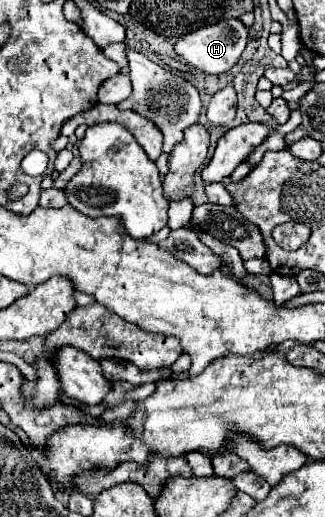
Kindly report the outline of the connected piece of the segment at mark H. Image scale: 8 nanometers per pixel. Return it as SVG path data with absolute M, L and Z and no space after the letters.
M233 19L233 25L227 23L227 21L221 21L221 23L215 23L215 25L205 25L201 29L195 29L187 35L183 35L177 43L175 43L175 53L191 67L203 71L203 73L211 73L211 75L219 75L219 73L225 73L229 71L241 57L241 53L245 51L245 45L247 45L247 37L249 37L249 31L247 27L239 21L239 19Z

